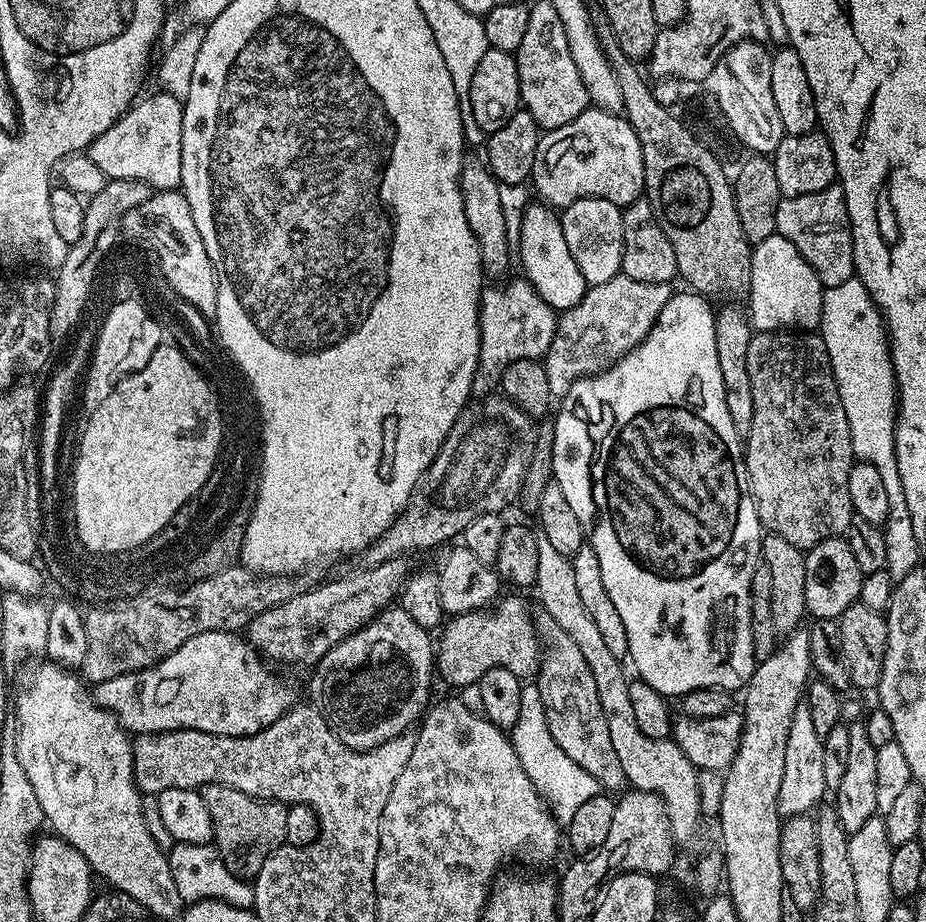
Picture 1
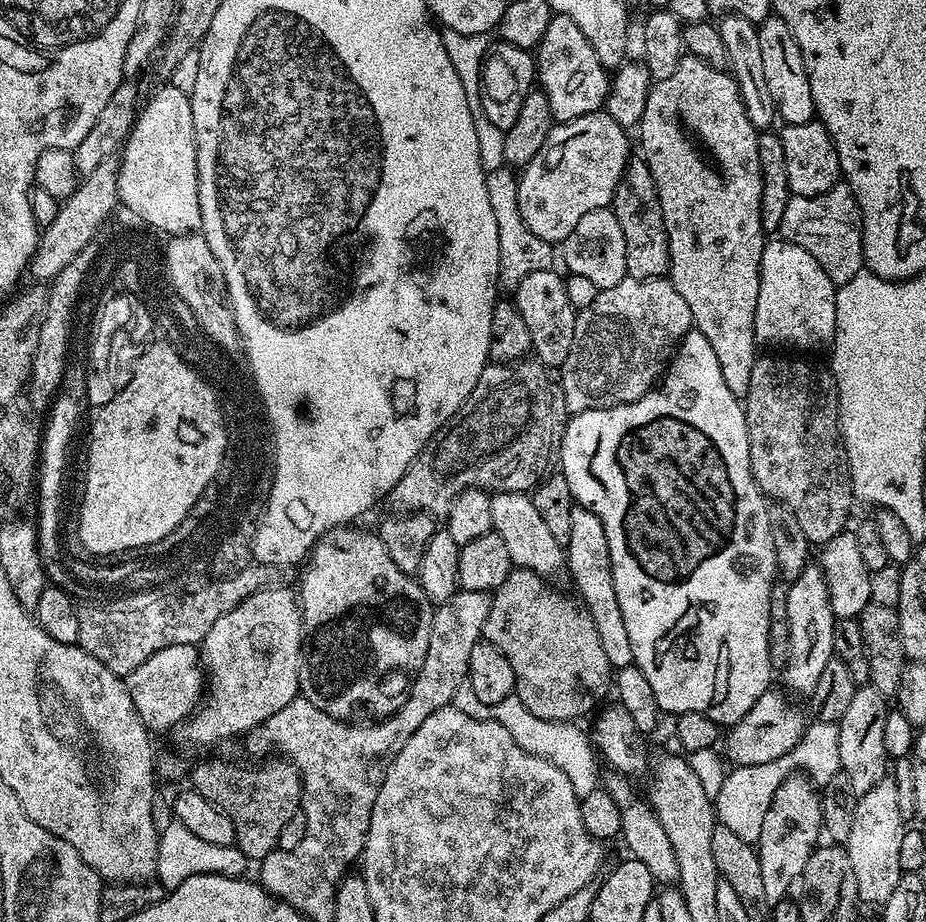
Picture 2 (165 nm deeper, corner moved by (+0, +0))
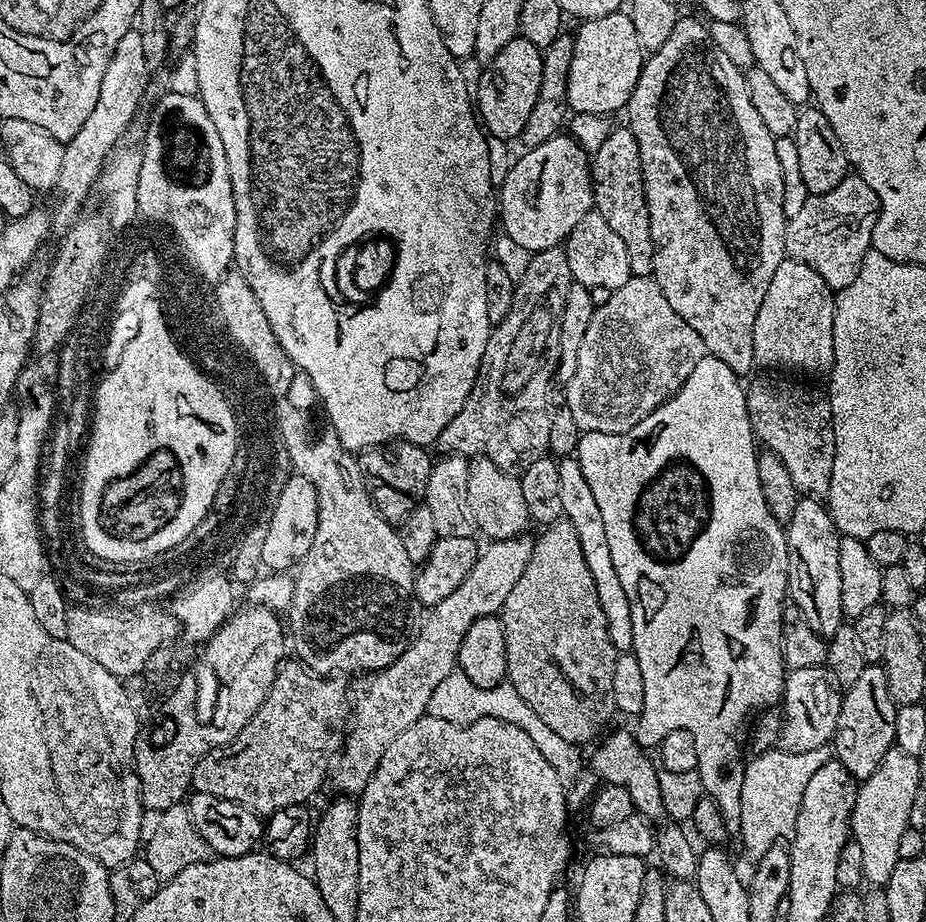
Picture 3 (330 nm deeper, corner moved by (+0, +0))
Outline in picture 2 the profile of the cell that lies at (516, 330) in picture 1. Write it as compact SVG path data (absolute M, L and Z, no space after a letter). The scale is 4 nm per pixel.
M552 268L527 274L514 289L516 309L518 314L522 314L527 328L530 329L532 352L538 357L540 363L549 369L563 369L566 358L570 354L570 346L574 342L577 310L570 304L571 297L572 295L566 294L565 277L560 277Z

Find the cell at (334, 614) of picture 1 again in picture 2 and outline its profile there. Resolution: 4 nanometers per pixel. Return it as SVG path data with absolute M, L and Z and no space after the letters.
M269 586L258 590L254 594L245 597L244 600L238 602L238 606L234 606L234 610L230 610L226 614L222 614L222 618L218 618L218 622L214 622L214 626L210 626L210 630L206 634L206 638L200 641L198 647L200 649L200 662L206 677L206 695L203 697L202 703L197 707L196 711L175 729L174 736L180 740L185 740L188 744L193 744L196 748L208 748L211 744L216 744L219 740L228 740L231 736L243 737L245 734L254 731L260 724L266 722L266 718L274 718L274 714L278 714L278 710L282 710L282 706L290 706L290 702L298 694L298 671L296 672L296 664L301 663L302 649L304 642L304 617L298 603L298 596L295 591L292 592L288 588L276 588L277 586Z

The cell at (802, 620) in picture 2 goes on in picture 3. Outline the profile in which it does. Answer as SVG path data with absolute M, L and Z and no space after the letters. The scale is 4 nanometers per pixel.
M801 498L794 506L794 518L786 522L788 537L788 596L795 611L820 637L835 634L845 623L842 610L842 574L838 570L840 533L819 499Z

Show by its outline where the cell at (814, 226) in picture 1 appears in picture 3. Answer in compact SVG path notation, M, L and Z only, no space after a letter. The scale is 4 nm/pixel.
M849 174L834 190L826 194L809 195L806 206L793 220L787 221L785 253L791 259L810 266L826 282L826 286L839 290L850 286L862 270L862 258L872 248L872 231L876 225L876 214L880 211L878 194L866 186L861 176Z

